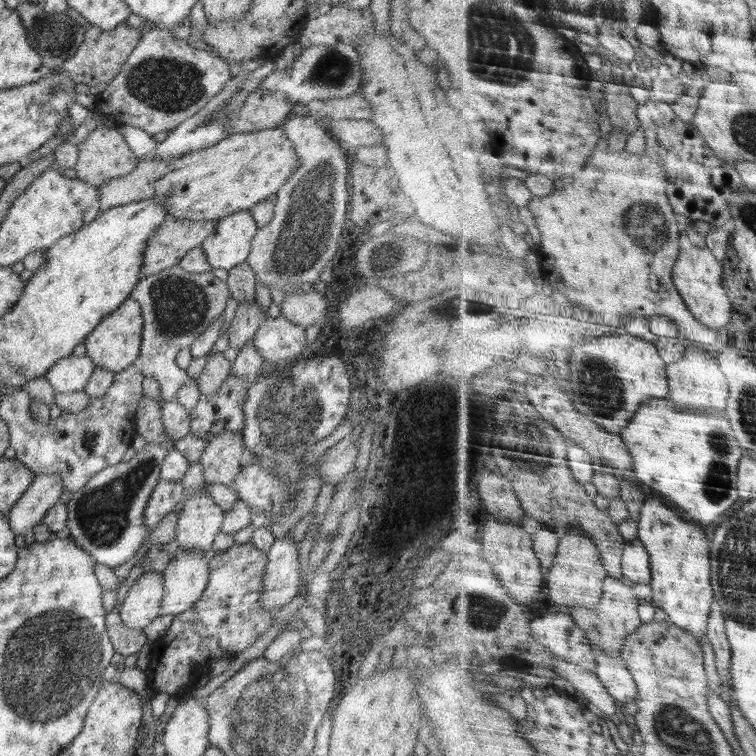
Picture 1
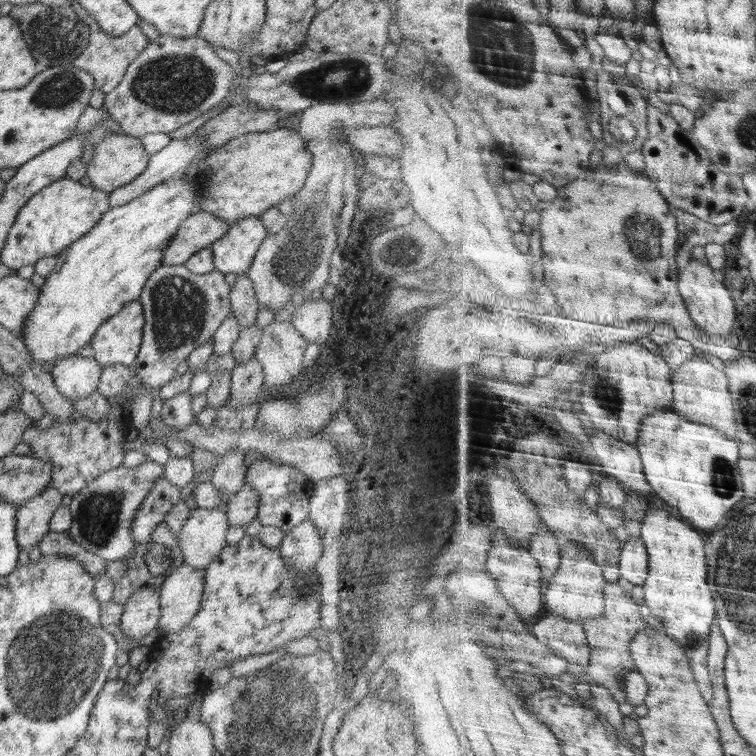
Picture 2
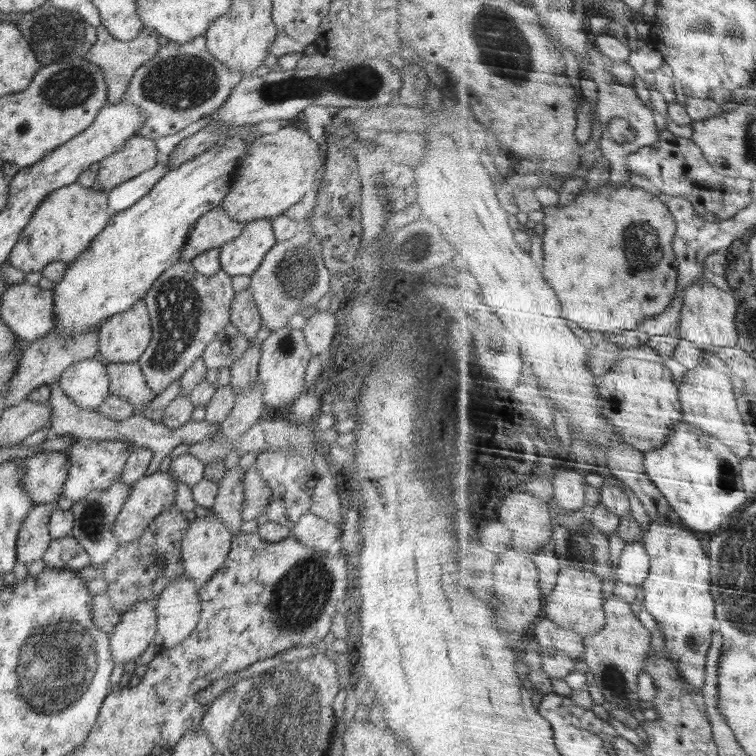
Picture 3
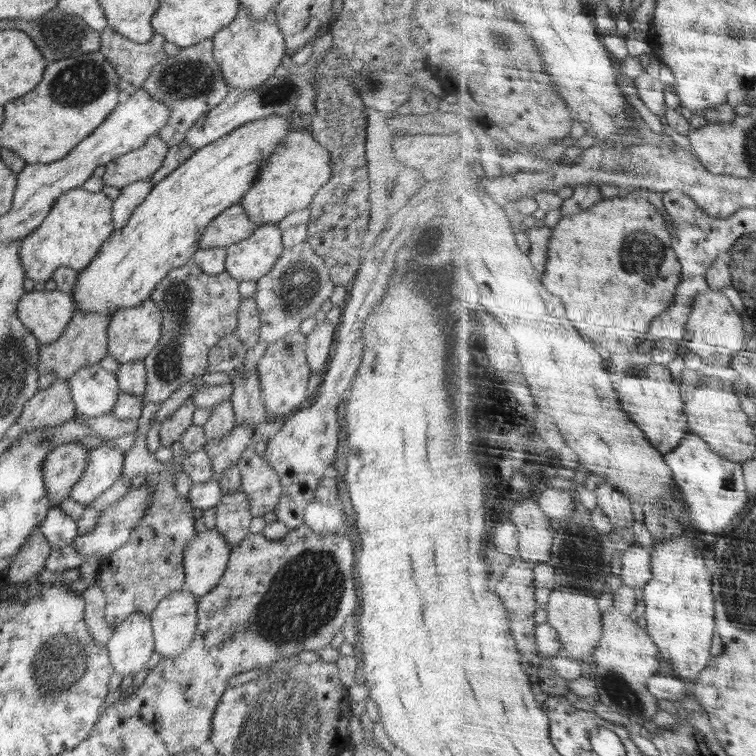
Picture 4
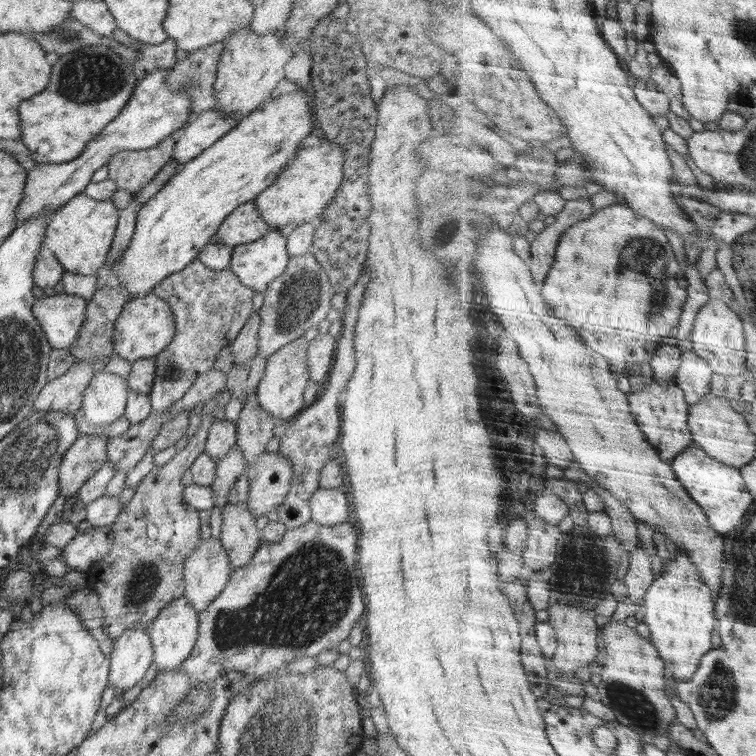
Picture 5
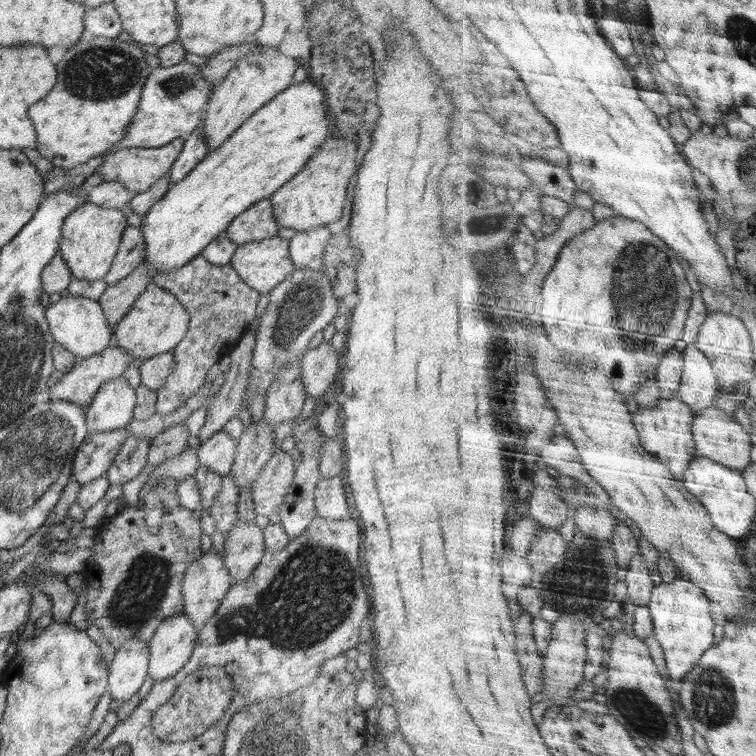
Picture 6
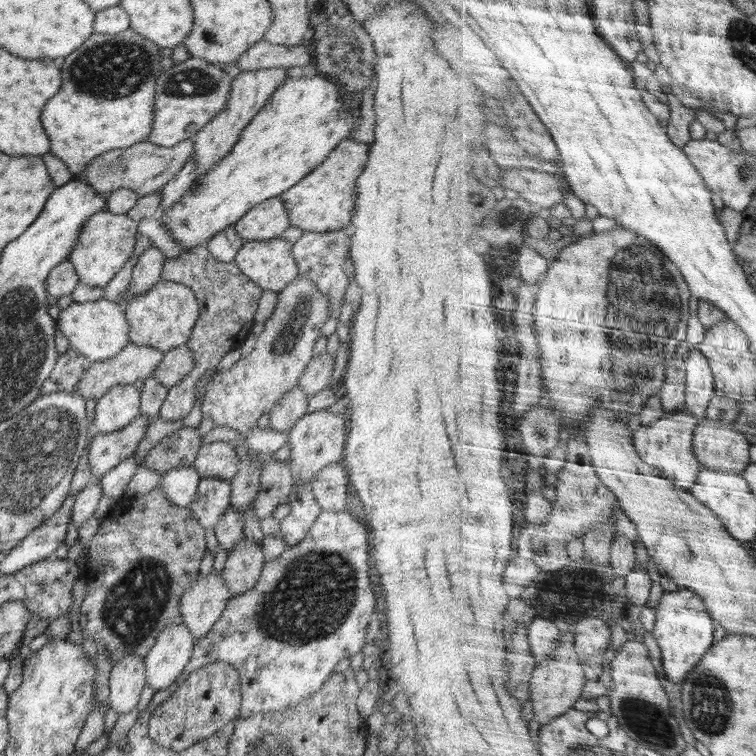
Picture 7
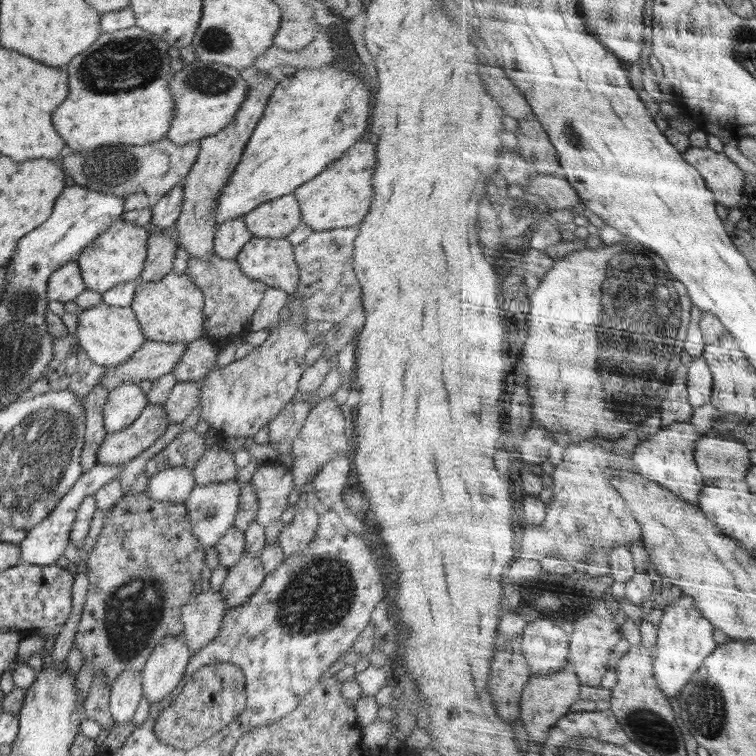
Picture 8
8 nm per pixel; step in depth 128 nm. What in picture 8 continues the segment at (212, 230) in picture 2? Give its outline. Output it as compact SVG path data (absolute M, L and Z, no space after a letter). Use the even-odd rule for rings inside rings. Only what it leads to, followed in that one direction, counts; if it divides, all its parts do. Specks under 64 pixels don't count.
M294 193L275 199L242 216L254 237L286 239L300 224L300 206Z

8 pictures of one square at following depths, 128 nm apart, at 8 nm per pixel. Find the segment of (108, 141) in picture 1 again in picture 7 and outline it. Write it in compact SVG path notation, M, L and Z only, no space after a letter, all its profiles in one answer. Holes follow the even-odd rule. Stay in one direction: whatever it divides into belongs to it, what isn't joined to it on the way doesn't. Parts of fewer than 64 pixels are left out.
M186 139L169 147L158 146L144 140L128 148L107 150L93 158L83 170L83 176L78 180L86 181L100 194L125 188L133 190L141 197L162 190L163 186L183 167L183 164L187 163L194 151L193 139Z

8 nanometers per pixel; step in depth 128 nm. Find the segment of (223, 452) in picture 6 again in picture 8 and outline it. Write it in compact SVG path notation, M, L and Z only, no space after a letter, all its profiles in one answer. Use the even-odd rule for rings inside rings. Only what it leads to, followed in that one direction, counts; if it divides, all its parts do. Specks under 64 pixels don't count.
M218 444L207 448L202 458L192 471L195 485L212 482L235 481L237 466L233 454L221 448Z

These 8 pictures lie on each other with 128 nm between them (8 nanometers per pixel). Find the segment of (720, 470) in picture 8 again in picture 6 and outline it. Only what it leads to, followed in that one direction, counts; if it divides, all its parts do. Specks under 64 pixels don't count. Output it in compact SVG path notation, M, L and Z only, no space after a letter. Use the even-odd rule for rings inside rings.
M711 407L697 413L694 426L695 440L700 455L721 462L734 470L744 471L752 462L752 448L755 444L751 434L744 428L737 418L732 418L726 411Z

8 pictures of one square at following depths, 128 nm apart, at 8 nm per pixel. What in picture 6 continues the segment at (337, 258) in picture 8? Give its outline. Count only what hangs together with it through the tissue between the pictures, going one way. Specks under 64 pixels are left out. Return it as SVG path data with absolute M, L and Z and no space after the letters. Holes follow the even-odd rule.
M317 226L305 231L297 231L289 239L290 260L296 269L314 269L323 275L323 254L333 230L330 226Z

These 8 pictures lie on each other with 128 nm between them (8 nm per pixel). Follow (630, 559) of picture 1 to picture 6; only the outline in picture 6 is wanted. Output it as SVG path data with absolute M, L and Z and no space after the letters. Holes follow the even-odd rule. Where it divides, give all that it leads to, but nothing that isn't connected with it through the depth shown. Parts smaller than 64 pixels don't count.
M638 553L629 566L626 584L632 600L640 606L649 606L656 586L650 574L651 567L644 560L644 556Z

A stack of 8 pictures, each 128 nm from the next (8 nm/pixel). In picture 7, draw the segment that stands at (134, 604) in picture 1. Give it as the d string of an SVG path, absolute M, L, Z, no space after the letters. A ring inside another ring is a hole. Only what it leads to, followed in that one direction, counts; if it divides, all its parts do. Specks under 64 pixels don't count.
M135 654L124 655L109 672L109 706L118 714L129 713L138 705L147 680L145 662Z

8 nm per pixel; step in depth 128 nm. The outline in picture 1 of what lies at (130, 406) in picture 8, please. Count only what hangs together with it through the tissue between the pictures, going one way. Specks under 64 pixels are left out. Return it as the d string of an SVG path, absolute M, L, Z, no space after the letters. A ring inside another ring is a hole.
M88 355L59 358L47 371L45 377L56 393L83 391L95 363Z

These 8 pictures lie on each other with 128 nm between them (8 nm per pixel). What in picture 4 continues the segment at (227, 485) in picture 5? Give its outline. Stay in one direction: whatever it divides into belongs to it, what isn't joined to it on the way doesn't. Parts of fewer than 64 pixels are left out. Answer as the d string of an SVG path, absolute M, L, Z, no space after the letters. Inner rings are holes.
M236 424L230 436L222 440L222 442L208 442L204 446L204 451L210 457L212 463L213 475L215 479L219 479L229 466L236 466L242 452L256 440L254 430L250 426L240 426Z

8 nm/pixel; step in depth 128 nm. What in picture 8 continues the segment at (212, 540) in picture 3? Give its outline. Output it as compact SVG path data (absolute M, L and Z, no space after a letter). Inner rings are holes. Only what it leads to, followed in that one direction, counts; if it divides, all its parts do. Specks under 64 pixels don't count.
M220 592L200 593L184 603L181 610L183 636L191 656L220 632L228 606Z

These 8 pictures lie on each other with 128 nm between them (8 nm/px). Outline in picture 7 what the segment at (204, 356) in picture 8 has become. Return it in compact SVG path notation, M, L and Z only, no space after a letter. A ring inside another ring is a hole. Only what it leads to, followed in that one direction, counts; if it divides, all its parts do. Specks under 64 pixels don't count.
M184 343L163 354L160 364L151 372L151 377L160 384L171 387L180 382L194 365L193 352Z

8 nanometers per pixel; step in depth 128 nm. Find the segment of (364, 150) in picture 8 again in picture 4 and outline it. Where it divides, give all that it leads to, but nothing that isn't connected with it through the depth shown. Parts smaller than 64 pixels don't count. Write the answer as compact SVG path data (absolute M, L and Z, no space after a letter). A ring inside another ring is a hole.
M308 130L290 131L275 146L271 155L267 158L267 163L262 166L252 183L252 186L244 193L242 200L238 204L244 209L246 216L256 225L278 224L283 218L294 211L310 208L314 202L318 189L331 177L332 161L328 150L319 142L312 138Z

